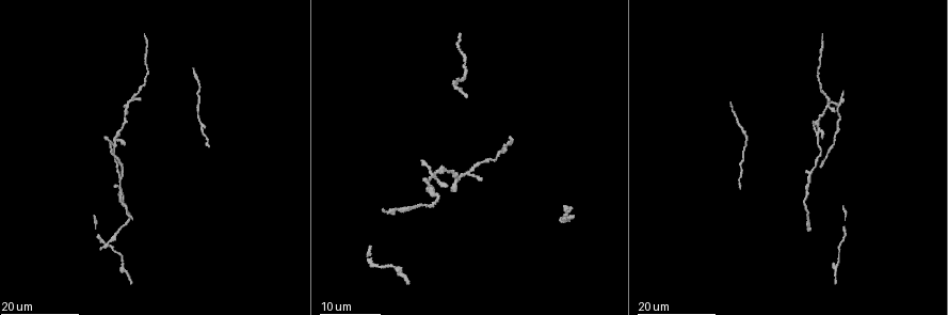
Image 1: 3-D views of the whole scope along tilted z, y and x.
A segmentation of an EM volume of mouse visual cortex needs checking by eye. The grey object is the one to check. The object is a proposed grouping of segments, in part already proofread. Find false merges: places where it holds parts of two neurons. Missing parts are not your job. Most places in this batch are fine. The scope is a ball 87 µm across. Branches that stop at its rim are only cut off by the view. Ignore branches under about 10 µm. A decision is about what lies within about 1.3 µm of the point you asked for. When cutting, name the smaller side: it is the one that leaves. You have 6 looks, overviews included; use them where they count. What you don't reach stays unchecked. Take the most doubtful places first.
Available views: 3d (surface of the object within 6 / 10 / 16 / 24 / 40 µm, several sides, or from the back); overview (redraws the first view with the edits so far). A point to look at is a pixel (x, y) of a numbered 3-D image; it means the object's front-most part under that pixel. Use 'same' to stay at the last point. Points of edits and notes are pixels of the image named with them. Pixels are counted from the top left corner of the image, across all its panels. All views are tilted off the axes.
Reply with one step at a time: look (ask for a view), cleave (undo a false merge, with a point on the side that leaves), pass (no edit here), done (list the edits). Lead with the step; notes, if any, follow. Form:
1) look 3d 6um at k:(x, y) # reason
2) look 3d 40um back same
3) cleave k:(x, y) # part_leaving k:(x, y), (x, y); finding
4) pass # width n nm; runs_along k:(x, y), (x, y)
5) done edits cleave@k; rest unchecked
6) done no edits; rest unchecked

look 3d 16um at 1:(809, 173) # two arms in line, one across

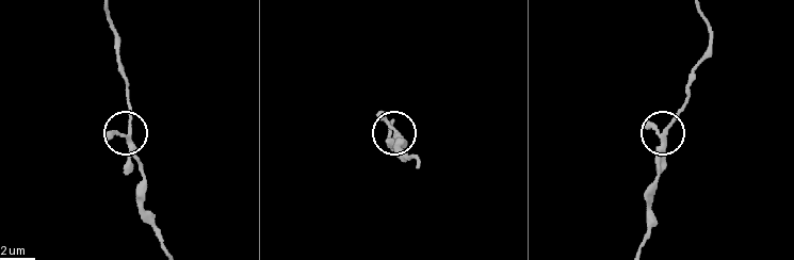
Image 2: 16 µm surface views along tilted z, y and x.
look 3d 6um at 2:(128, 139)

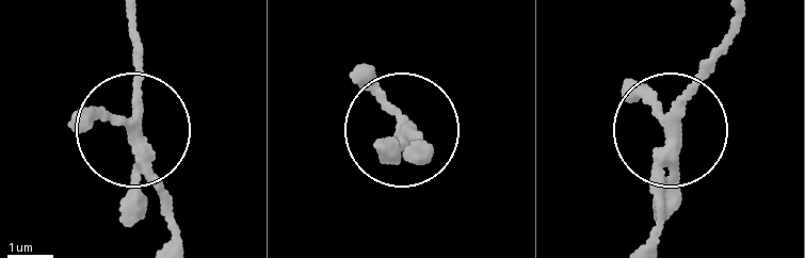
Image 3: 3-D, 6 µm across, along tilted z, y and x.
pass # runs_along 3:(128, 19), (141, 86), (126, 224); continuous, no second neuron

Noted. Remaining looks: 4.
look 3d 24um at 1:(826, 105) # sudden change in width

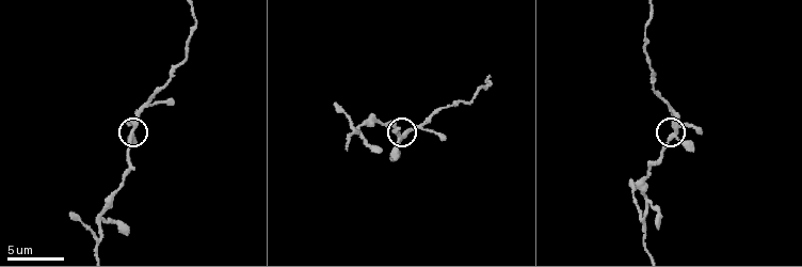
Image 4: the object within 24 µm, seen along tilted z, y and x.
look 3d 10um at 4:(669, 140)

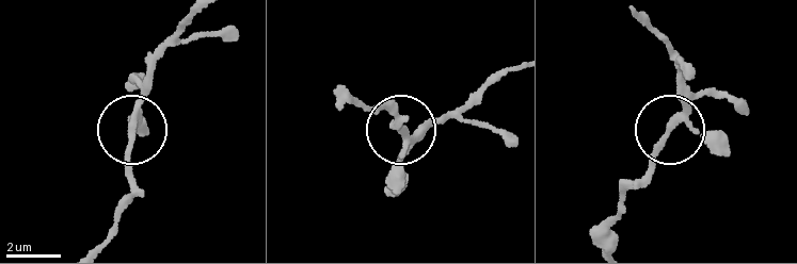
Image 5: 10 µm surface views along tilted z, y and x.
pass # runs_along 5:(104, 240), (132, 179), (130, 118), (147, 56); continuous, no second neuron

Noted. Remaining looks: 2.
look 3d 6um at 4:(644, 177)

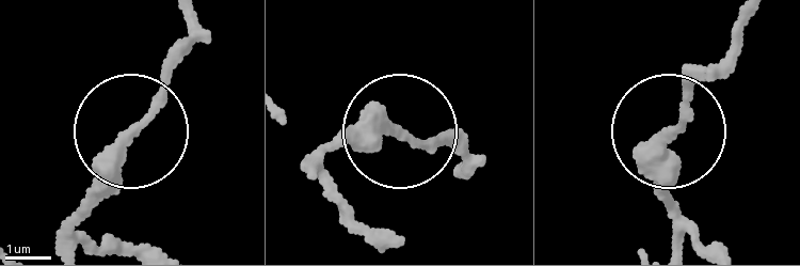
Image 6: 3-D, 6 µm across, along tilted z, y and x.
look 3d 6um back at 6:(411, 136) # from behind

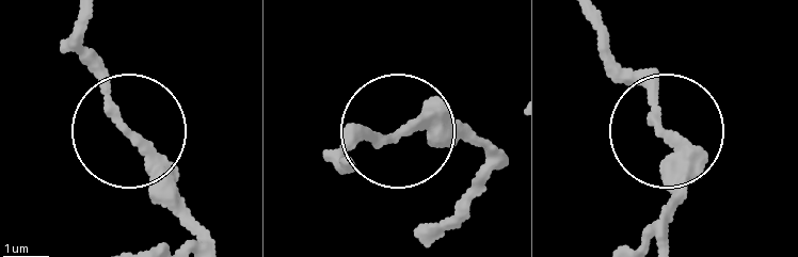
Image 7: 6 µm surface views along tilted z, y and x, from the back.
pass # width 200 nm; one neuron here

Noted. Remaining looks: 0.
done no edits; rest unchecked

